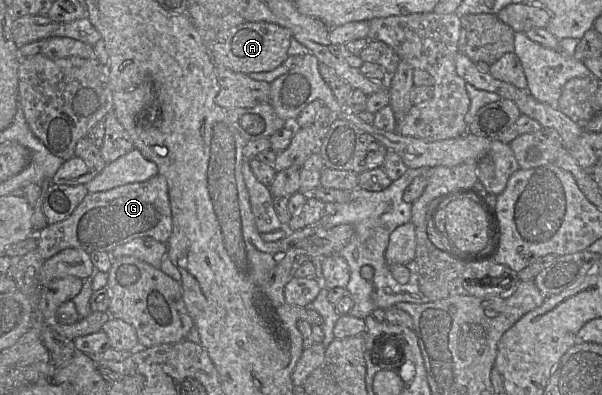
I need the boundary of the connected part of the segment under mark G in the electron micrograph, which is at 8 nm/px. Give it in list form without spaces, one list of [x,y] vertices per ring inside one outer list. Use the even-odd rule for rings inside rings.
[[[157,174],[143,181],[107,191],[88,193],[65,220],[35,230],[40,256],[47,260],[67,248],[110,253],[117,246],[139,237],[167,242],[172,233],[172,214],[166,178]]]

